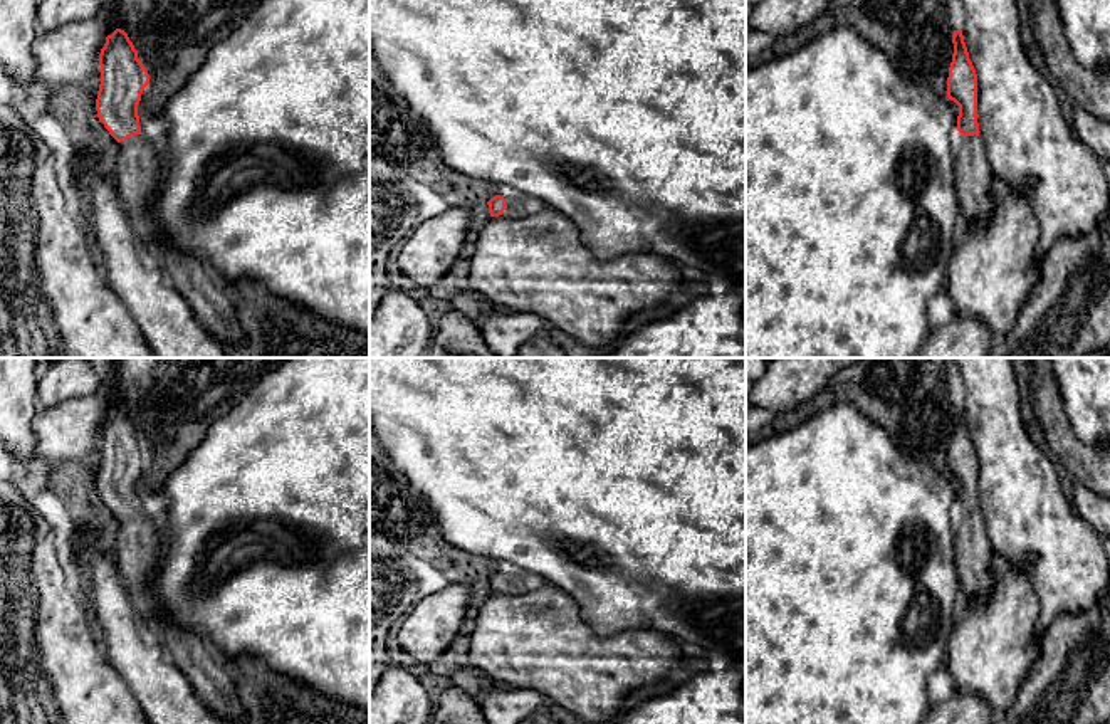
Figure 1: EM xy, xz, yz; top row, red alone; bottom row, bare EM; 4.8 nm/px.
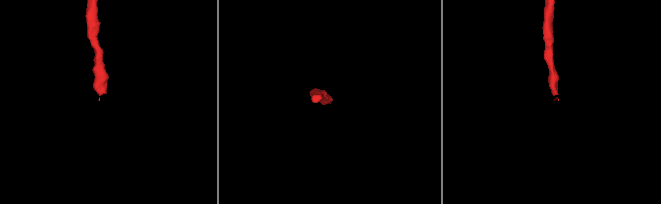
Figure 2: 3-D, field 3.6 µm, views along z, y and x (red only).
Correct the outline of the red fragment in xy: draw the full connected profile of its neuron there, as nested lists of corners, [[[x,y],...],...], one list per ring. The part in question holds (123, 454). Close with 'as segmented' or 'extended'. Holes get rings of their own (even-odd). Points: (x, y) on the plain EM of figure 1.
[[[116,405],[99,430],[101,460],[96,475],[99,497],[118,517],[116,566],[143,620],[158,635],[175,664],[190,680],[196,697],[222,721],[240,722],[238,699],[230,664],[218,658],[202,635],[175,630],[160,618],[149,580],[161,561],[161,534],[156,522],[141,511],[138,480],[149,450],[138,435],[128,410]]]; extended

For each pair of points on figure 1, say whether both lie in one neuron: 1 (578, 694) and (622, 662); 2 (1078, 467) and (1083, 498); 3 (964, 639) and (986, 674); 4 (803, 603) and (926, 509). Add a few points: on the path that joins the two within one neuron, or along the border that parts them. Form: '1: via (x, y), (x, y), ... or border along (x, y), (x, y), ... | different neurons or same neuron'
1: via (588, 684), (603, 669), (612, 666) | same neuron
2: border along (1073, 479), (1092, 491) | different neurons
3: via (973, 647), (986, 661), (986, 666) | same neuron
4: via (833, 580), (895, 518) | same neuron

